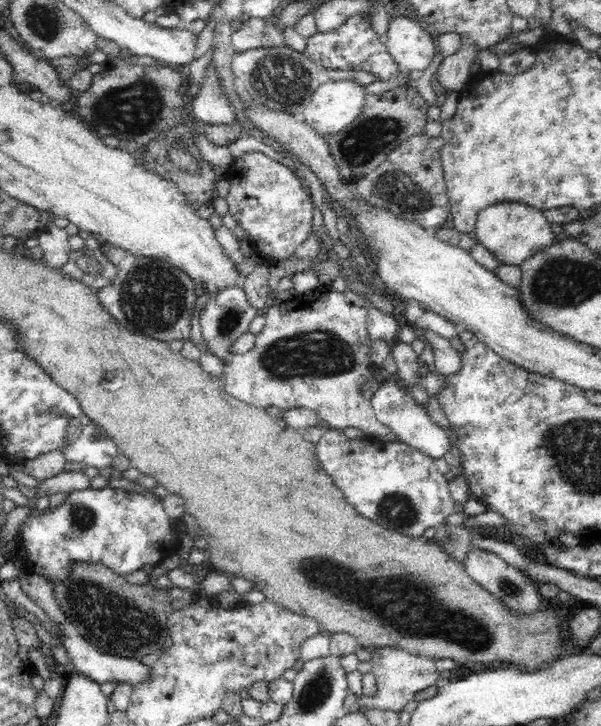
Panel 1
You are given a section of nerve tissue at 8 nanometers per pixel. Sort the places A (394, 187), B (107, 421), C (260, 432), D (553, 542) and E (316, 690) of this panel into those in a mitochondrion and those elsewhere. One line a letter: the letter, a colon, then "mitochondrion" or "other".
A: mitochondrion
B: other
C: other
D: other
E: mitochondrion

